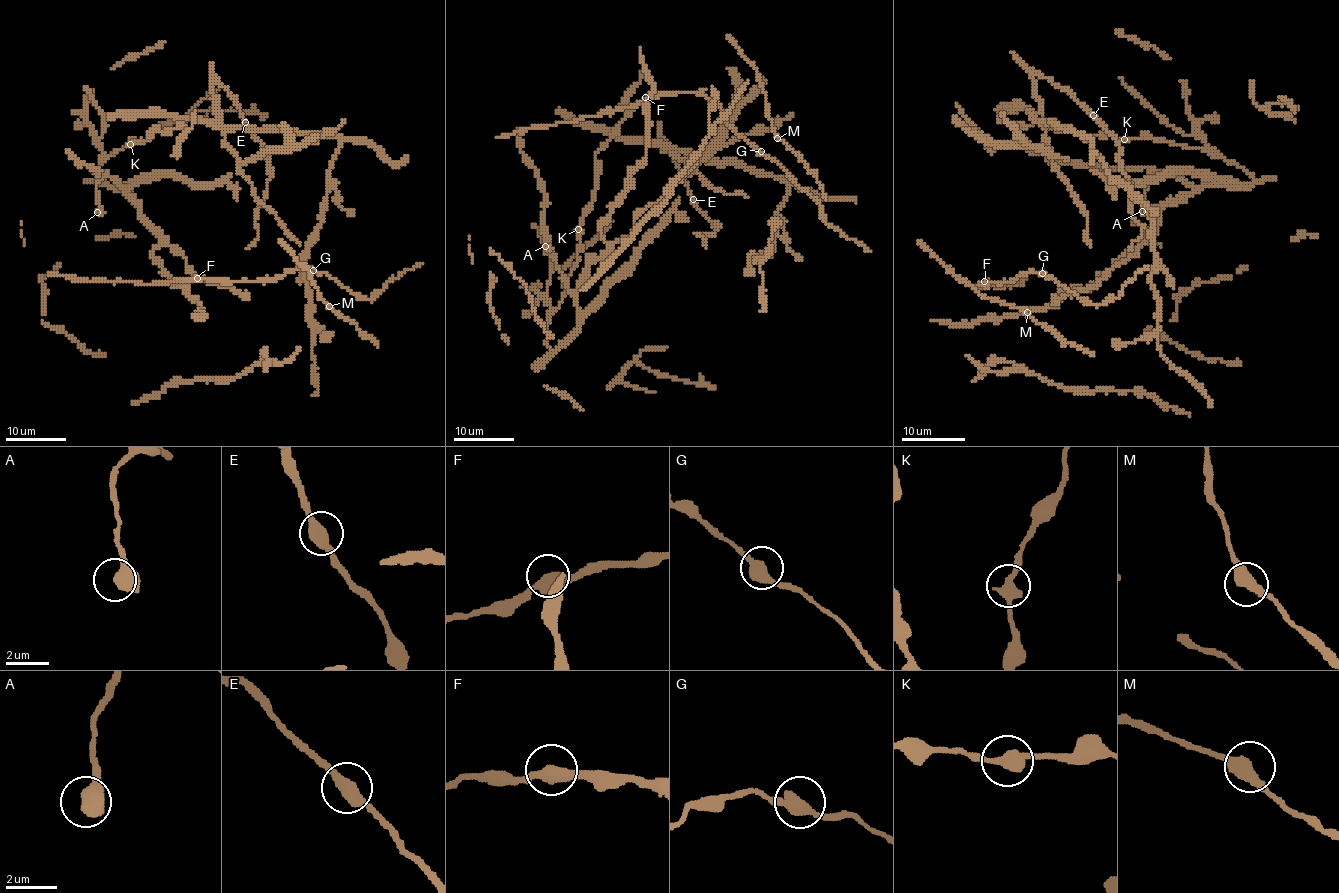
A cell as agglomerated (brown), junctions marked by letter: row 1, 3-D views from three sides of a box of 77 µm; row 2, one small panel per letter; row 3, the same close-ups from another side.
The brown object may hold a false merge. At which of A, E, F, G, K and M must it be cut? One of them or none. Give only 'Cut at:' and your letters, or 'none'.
Cut at: none

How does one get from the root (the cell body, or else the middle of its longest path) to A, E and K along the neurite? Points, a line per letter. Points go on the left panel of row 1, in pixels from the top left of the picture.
A: (158, 245), (160, 234), (110, 176), (104, 176), (97, 183), (97, 212)
E: (158, 245), (131, 188), (112, 188), (100, 164), (163, 132), (167, 117), (221, 125), (214, 77), (245, 122)
K: (158, 245), (160, 234), (127, 194), (131, 188), (112, 188), (98, 174), (103, 161), (130, 144)

